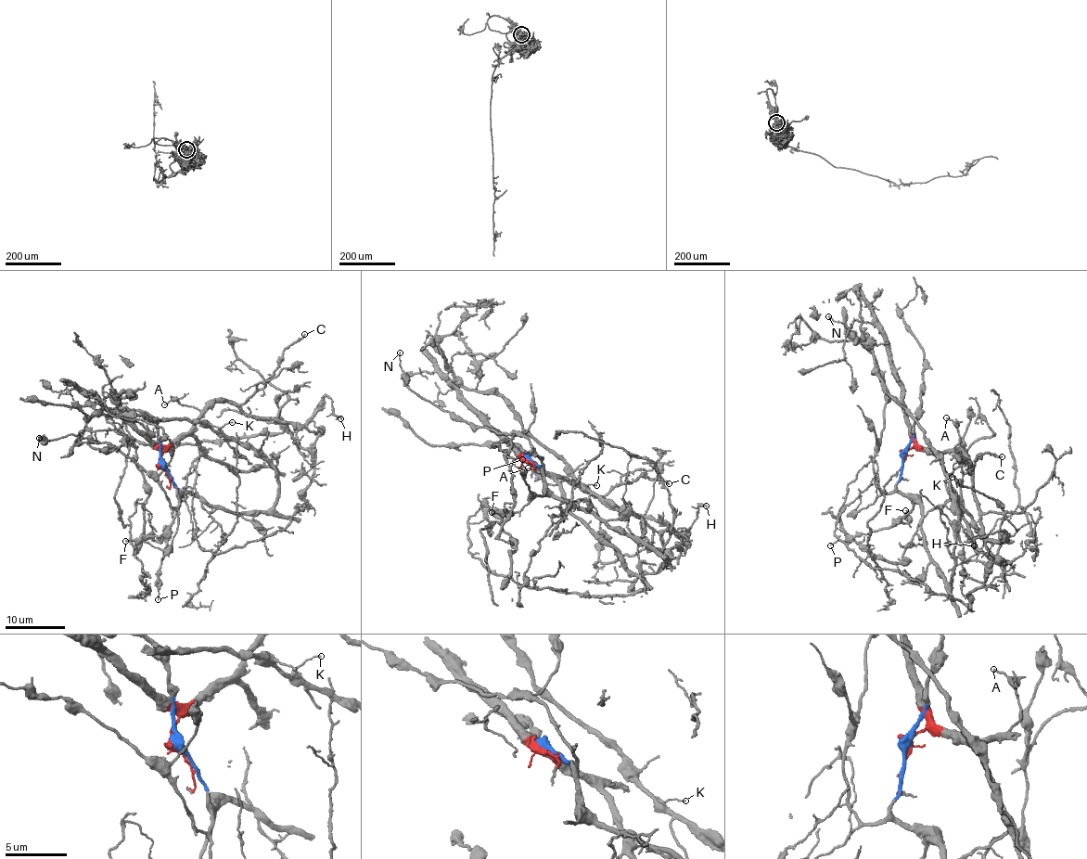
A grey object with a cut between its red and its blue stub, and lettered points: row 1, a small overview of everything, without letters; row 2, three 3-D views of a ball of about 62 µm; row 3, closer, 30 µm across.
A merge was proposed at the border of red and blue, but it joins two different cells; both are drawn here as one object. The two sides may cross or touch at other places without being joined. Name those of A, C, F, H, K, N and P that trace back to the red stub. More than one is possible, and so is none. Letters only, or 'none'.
A, C, H

